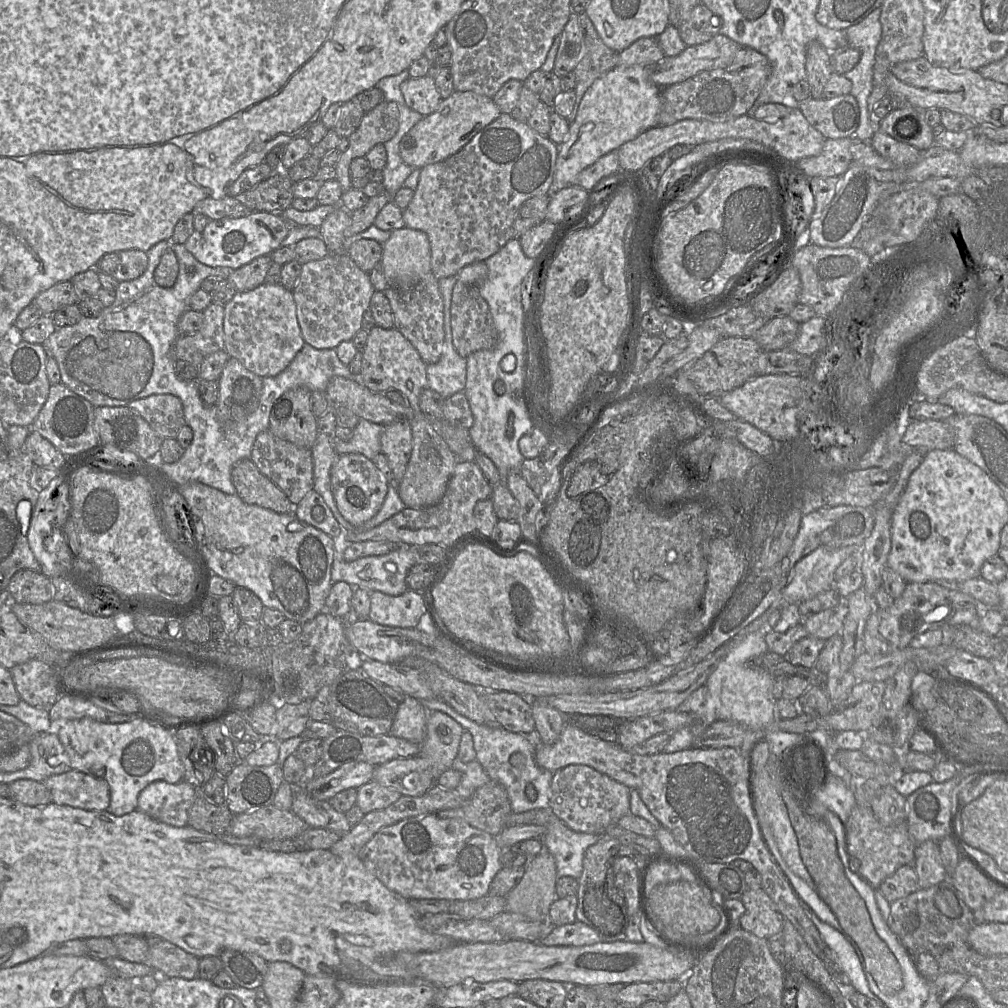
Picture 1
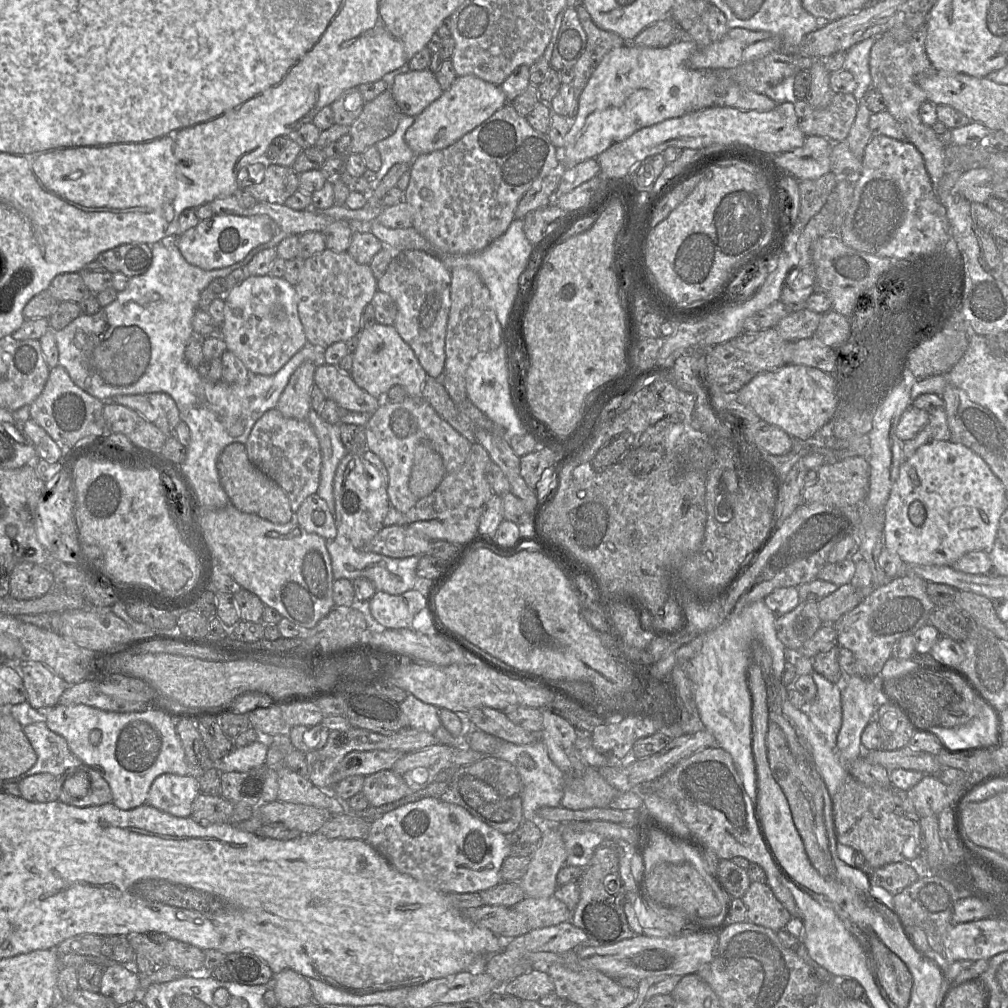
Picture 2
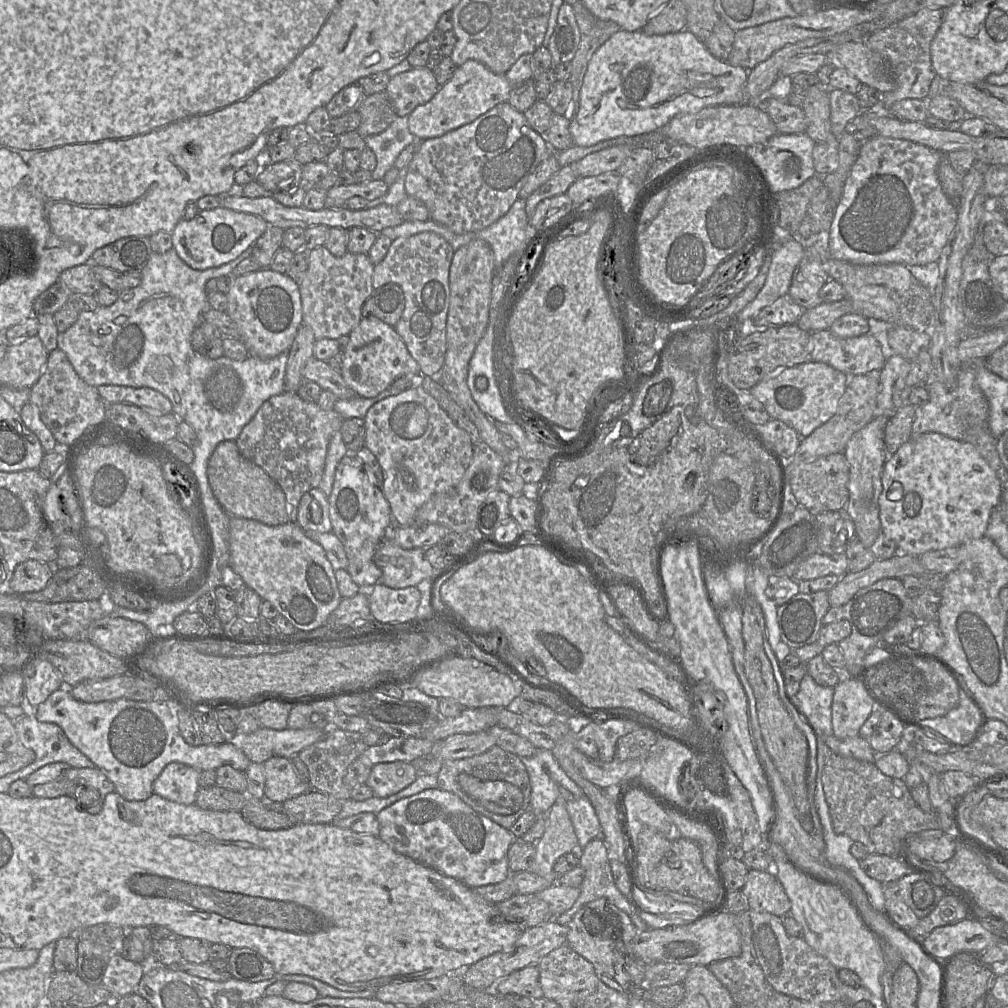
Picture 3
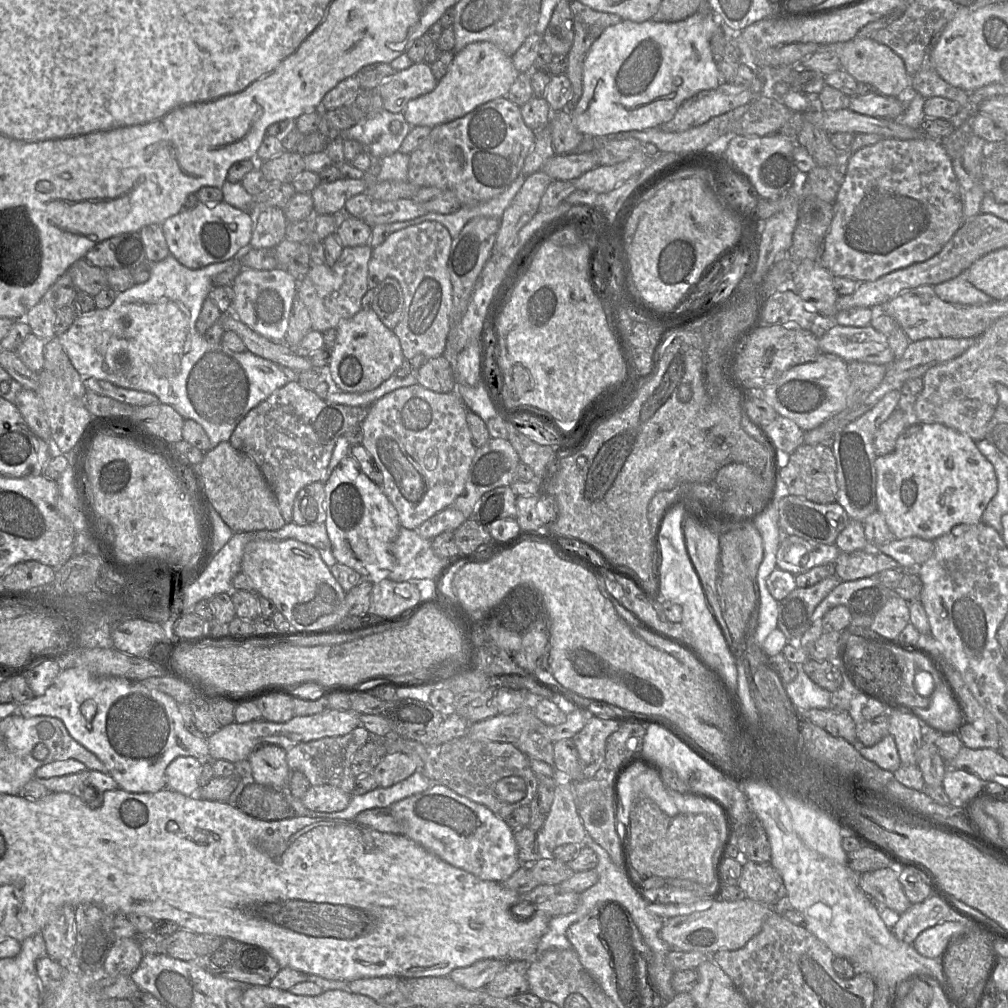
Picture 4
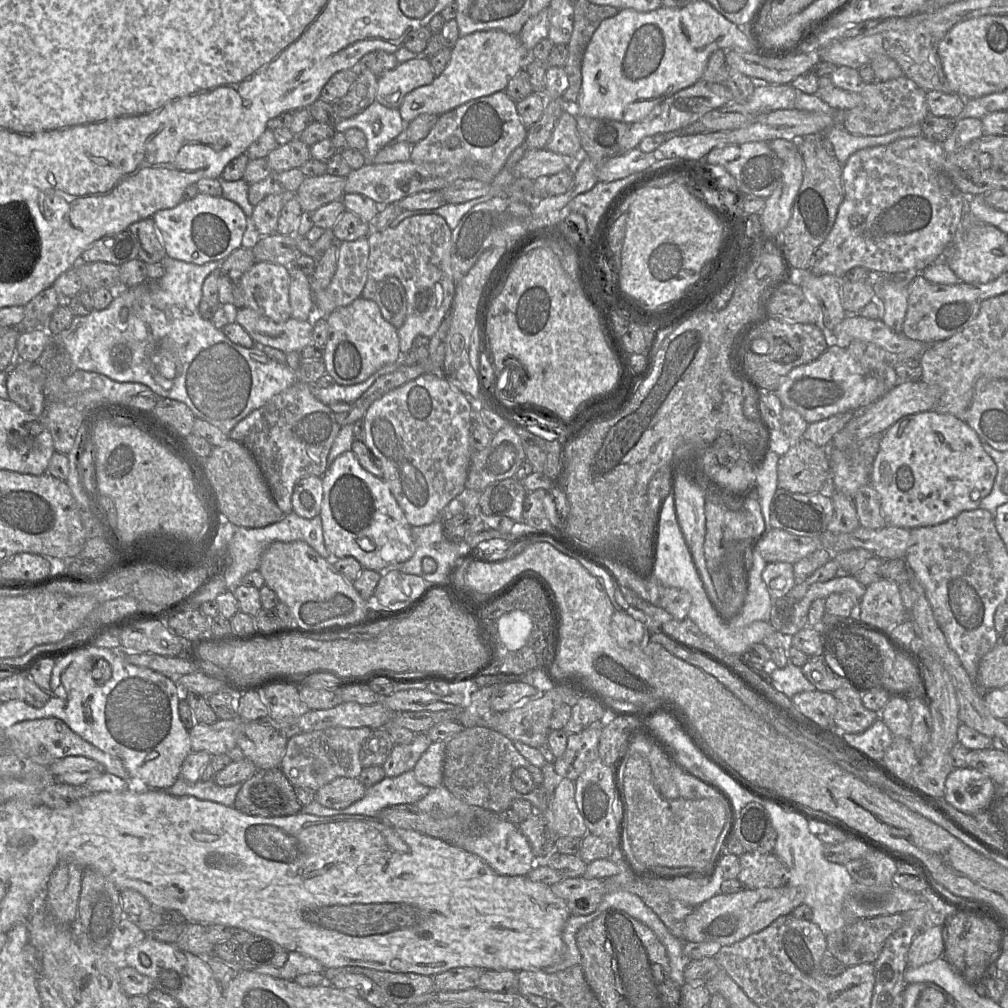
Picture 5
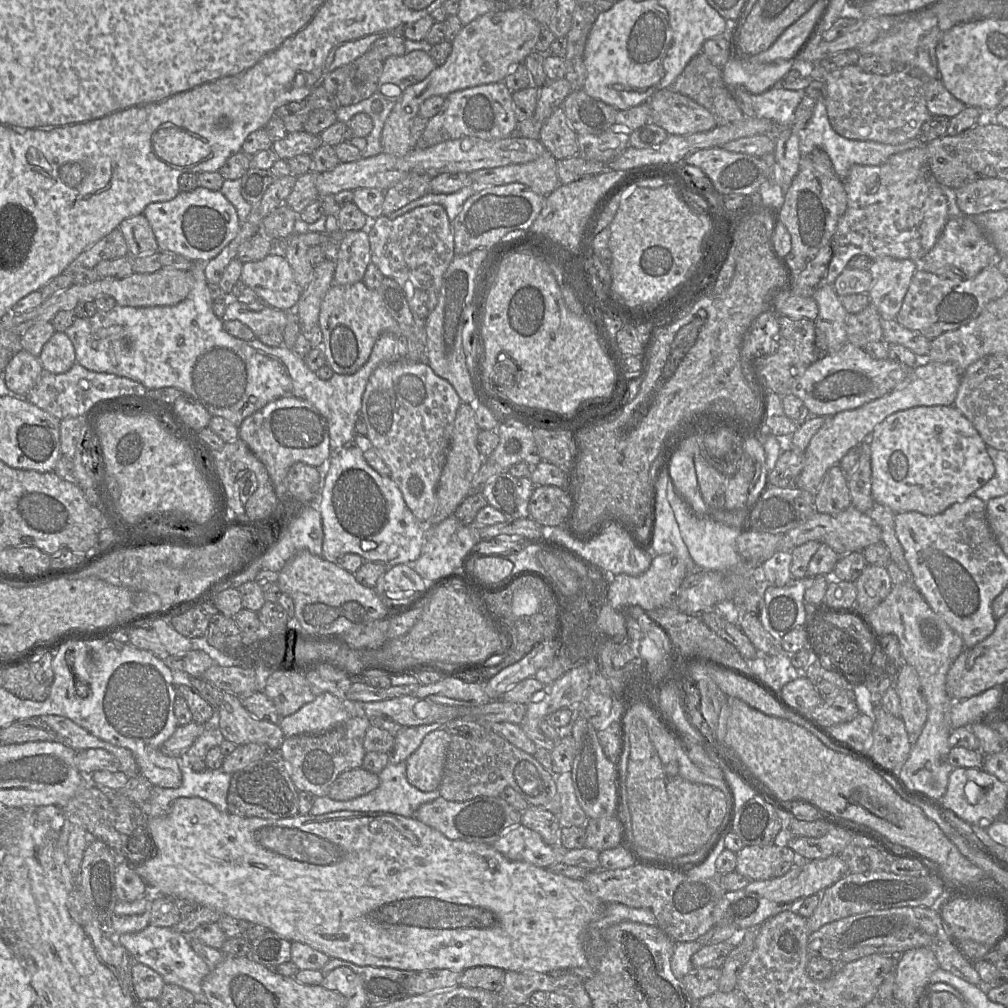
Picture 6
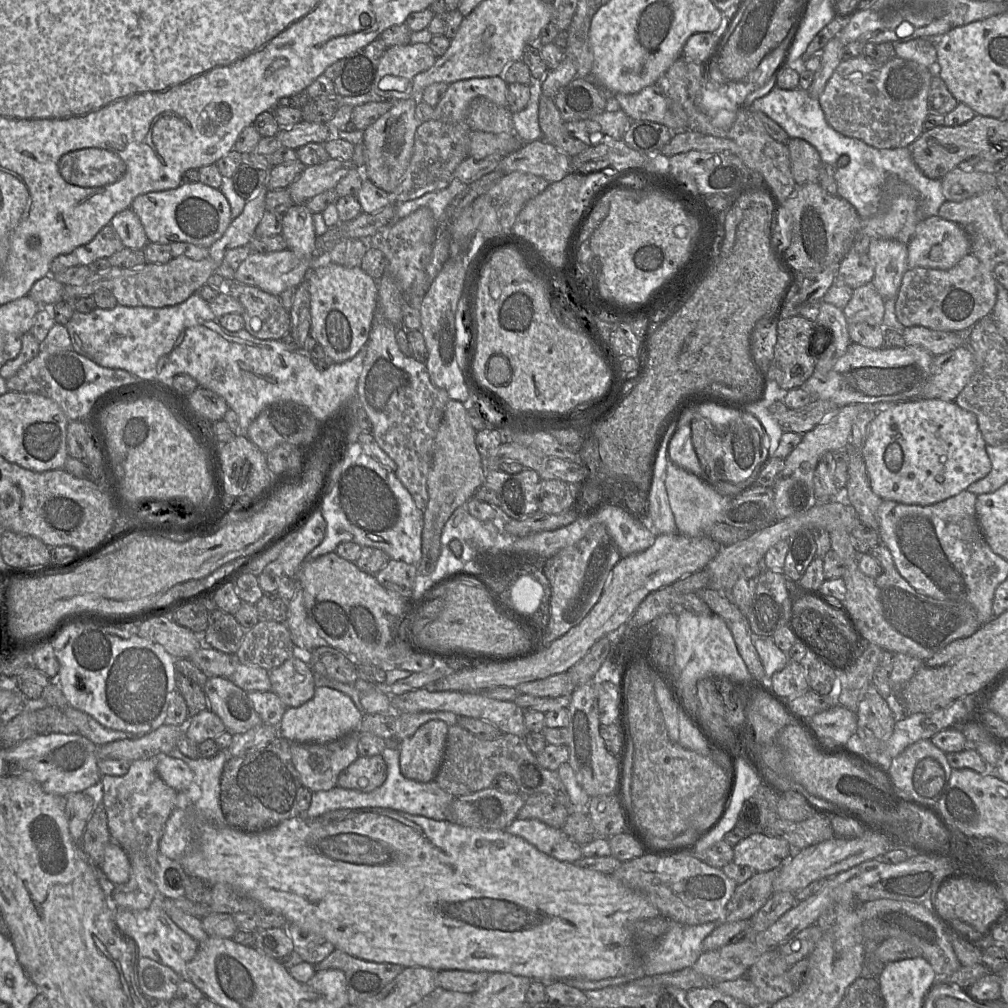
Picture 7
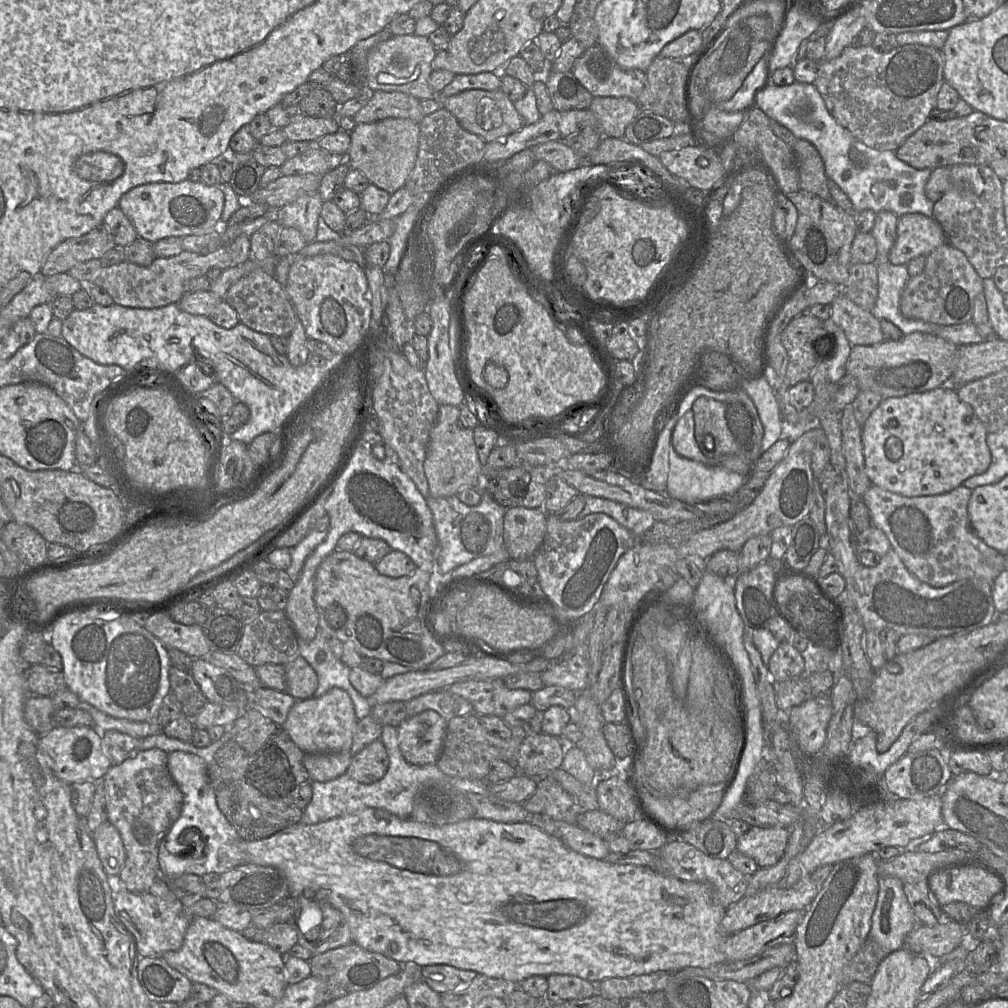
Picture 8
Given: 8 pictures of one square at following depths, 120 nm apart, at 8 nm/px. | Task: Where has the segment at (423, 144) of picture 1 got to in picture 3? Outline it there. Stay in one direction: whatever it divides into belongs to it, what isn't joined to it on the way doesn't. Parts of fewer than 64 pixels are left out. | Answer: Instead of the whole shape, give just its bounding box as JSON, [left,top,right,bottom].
[408,60,512,141]

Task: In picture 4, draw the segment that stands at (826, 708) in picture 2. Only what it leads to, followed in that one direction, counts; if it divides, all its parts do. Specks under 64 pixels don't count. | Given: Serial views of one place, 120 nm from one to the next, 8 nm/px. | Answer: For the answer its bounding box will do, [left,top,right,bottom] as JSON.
[784,665,831,711]

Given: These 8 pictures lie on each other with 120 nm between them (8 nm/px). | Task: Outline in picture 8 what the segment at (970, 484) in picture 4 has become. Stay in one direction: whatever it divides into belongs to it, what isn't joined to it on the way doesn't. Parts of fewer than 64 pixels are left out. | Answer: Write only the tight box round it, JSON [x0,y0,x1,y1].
[862,385,992,496]

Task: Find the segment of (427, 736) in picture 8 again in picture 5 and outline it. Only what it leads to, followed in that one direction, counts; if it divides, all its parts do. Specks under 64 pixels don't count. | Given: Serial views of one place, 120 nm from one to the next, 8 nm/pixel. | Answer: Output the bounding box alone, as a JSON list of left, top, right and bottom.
[413,741,446,788]

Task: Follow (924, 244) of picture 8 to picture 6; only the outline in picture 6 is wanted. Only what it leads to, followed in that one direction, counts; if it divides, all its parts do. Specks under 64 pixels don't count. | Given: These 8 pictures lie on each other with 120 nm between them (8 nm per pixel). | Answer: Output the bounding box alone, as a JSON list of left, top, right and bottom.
[917,215,999,279]

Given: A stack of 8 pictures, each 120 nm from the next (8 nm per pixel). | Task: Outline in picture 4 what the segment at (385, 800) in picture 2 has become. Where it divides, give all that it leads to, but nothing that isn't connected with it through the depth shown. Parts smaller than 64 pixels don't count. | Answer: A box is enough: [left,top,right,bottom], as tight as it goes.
[373,752,418,787]

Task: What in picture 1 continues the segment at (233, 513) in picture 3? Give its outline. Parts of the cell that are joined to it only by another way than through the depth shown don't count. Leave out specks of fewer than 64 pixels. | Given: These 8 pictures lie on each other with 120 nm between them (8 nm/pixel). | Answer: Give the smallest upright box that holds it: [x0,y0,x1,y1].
[231,459,293,514]

